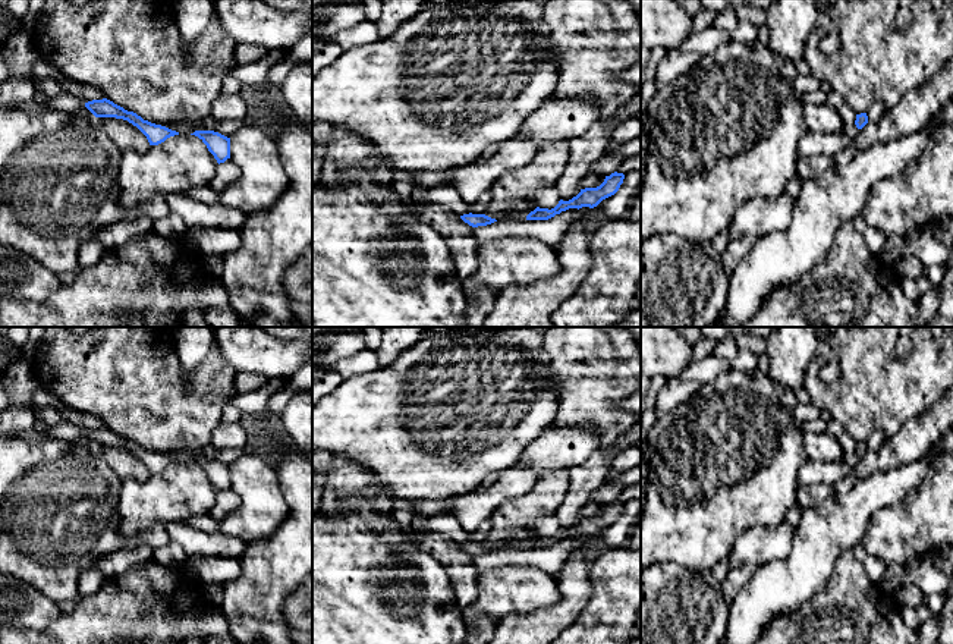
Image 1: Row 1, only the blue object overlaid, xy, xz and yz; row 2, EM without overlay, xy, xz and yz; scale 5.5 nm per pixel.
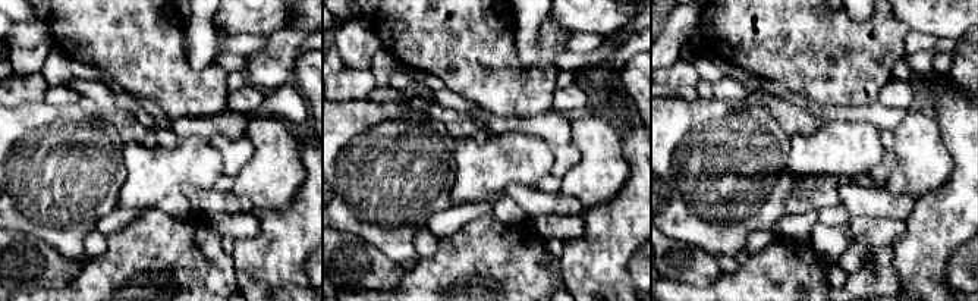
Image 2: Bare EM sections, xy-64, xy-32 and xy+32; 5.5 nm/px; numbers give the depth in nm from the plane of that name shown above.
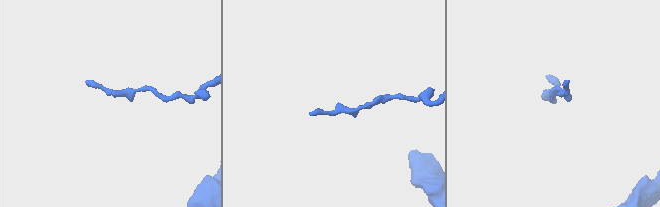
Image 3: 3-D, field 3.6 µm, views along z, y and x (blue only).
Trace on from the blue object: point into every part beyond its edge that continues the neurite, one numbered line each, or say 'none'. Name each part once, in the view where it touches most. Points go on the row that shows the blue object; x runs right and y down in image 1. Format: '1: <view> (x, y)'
none

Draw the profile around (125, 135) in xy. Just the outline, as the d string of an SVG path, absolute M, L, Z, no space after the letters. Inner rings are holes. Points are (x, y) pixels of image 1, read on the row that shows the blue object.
M97 117L97 120L120 151L130 148L145 153L151 147L147 136L128 120L116 117Z

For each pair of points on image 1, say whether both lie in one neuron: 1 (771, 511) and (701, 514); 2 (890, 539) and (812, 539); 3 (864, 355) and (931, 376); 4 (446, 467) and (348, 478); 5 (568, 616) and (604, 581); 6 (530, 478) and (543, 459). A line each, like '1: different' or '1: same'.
1: same
2: different
3: same
4: different
5: different
6: different

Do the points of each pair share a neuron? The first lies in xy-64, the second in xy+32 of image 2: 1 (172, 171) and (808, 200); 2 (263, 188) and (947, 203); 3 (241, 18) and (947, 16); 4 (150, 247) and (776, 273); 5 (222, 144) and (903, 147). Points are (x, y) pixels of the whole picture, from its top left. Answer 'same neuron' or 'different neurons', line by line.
1: different neurons
2: different neurons
3: same neuron
4: same neuron
5: different neurons

